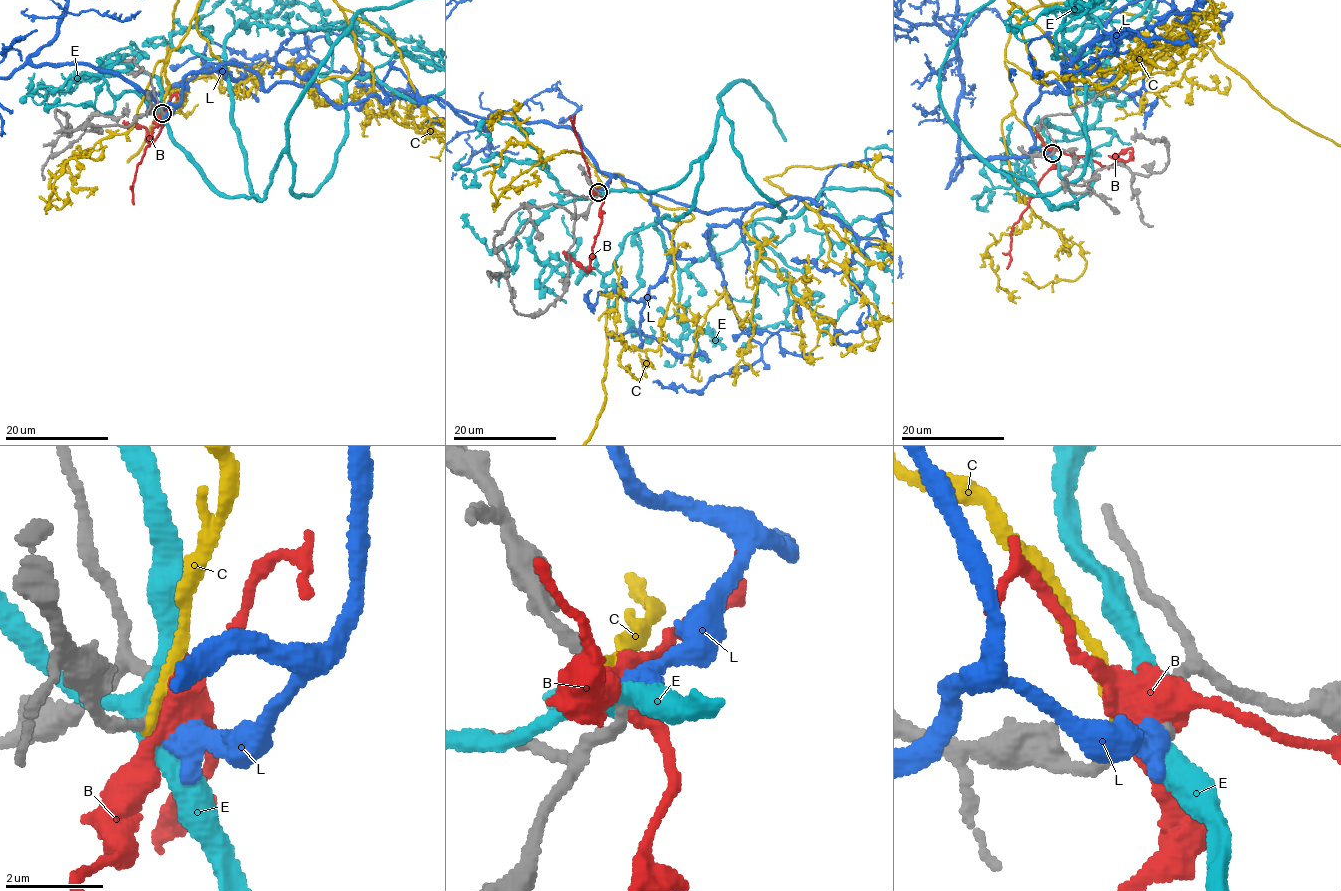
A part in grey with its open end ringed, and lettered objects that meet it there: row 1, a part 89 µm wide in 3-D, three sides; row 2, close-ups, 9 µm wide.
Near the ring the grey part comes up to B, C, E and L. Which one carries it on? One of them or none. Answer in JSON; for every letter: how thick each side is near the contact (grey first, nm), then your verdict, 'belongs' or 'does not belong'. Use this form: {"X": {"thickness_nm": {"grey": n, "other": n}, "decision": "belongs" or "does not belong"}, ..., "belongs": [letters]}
{"B": {"thickness_nm": {"grey": 260, "other": 480}, "decision": "does not belong"}, "C": {"thickness_nm": {"grey": 240, "other": 240}, "decision": "does not belong"}, "E": {"thickness_nm": {"grey": 280, "other": 380}, "decision": "does not belong"}, "L": {"thickness_nm": {"grey": 240, "other": 550}, "decision": "belongs"}, "belongs": ["L"]}

